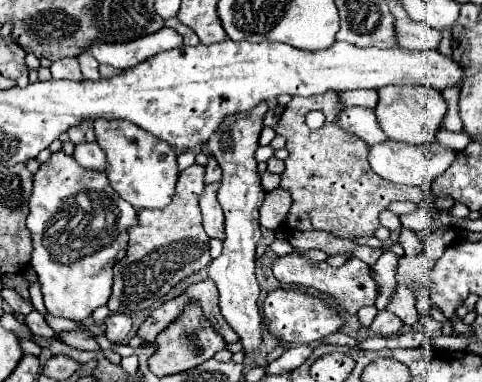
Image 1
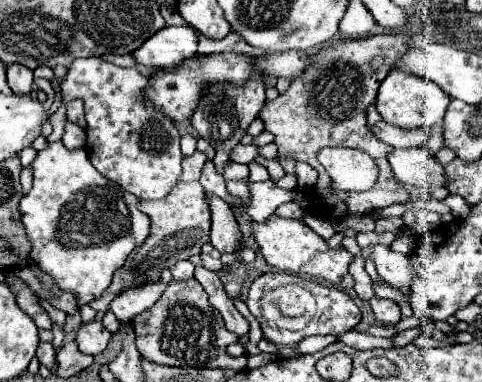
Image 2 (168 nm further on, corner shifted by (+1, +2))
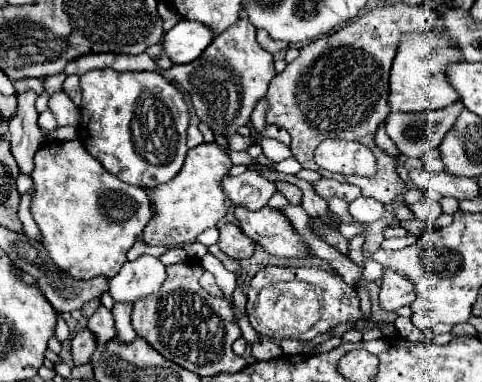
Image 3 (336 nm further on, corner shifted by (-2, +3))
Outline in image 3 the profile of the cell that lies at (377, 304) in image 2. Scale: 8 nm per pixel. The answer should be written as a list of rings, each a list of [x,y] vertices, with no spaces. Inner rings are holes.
[[[387,267],[381,275],[379,301],[385,311],[397,311],[403,305],[411,305],[415,301],[415,285],[405,275]]]

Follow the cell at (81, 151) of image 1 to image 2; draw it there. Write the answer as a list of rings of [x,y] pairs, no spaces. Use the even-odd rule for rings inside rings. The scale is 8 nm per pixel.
[[[66,122],[66,134],[64,134],[62,142],[68,150],[82,150],[82,148],[86,148],[86,132],[80,126]]]

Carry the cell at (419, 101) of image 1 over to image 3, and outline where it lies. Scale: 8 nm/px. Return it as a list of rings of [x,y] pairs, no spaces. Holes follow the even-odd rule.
[[[439,25],[429,27],[421,33],[405,35],[397,47],[397,55],[391,67],[391,93],[389,107],[391,111],[423,111],[423,109],[443,109],[453,105],[459,99],[459,93],[451,83],[447,83],[447,63],[461,63],[463,53],[443,35]]]

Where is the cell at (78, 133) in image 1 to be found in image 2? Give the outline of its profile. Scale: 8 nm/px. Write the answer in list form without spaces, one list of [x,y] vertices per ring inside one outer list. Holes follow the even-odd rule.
[[[72,100],[66,104],[66,114],[72,124],[80,124],[80,128],[86,130],[86,118],[84,118],[84,102],[82,100]]]

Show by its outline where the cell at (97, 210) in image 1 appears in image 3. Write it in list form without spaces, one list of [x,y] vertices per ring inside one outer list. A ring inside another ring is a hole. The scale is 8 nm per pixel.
[[[79,139],[73,141],[47,141],[35,153],[35,197],[31,201],[31,213],[35,223],[43,233],[43,245],[49,251],[49,257],[57,263],[59,269],[67,271],[75,279],[91,279],[99,275],[113,277],[123,263],[127,261],[125,253],[139,239],[145,225],[151,219],[151,201],[145,189],[131,187],[115,175],[103,169],[103,165],[87,155],[87,149]]]

